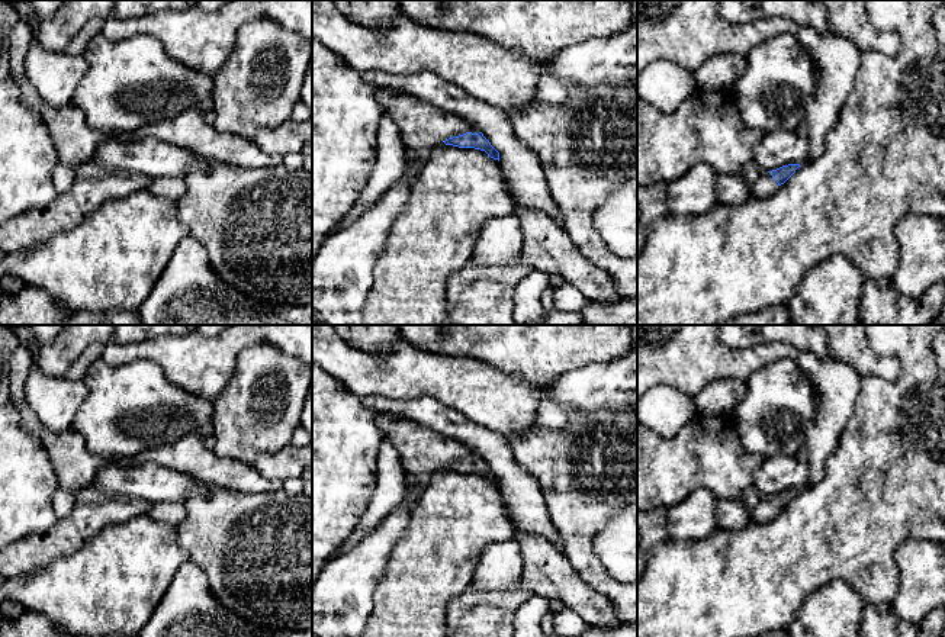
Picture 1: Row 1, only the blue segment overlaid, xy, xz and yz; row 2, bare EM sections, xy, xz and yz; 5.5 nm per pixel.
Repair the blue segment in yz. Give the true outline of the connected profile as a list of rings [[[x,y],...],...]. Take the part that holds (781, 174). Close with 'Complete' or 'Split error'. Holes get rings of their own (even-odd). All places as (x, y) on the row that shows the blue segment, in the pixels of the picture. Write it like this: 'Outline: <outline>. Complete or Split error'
Outline: [[[752,160],[746,163],[742,171],[742,177],[746,181],[750,197],[766,199],[772,196],[777,189],[784,184],[800,164],[782,165],[777,170],[766,171],[761,170],[759,165]]]. Split error

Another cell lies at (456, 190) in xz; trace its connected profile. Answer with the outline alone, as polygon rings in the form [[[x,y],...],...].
[[[440,141],[427,155],[409,186],[405,209],[395,218],[386,247],[373,267],[373,284],[361,312],[364,325],[451,325],[447,318],[447,281],[470,258],[483,223],[494,216],[512,215],[515,202],[499,161],[485,151],[459,148]]]

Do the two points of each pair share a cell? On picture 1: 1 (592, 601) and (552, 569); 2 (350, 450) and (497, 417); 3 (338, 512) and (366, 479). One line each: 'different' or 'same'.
1: same
2: different
3: same

